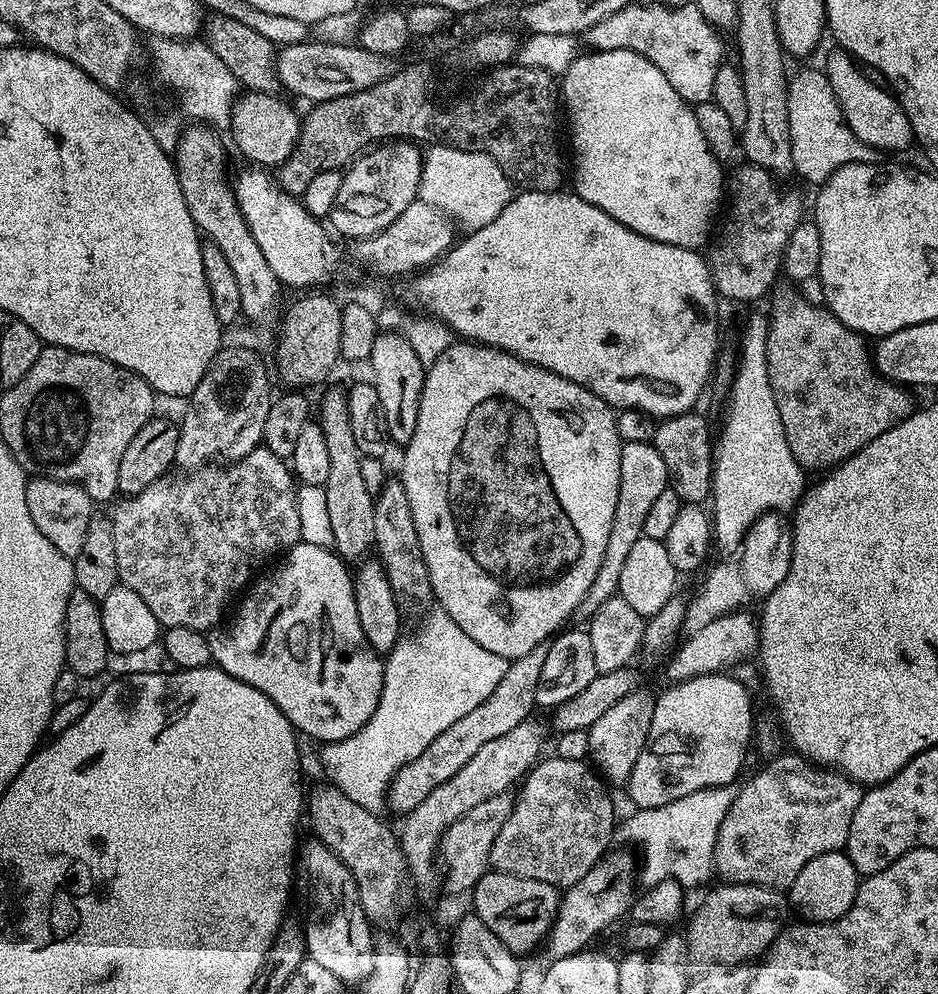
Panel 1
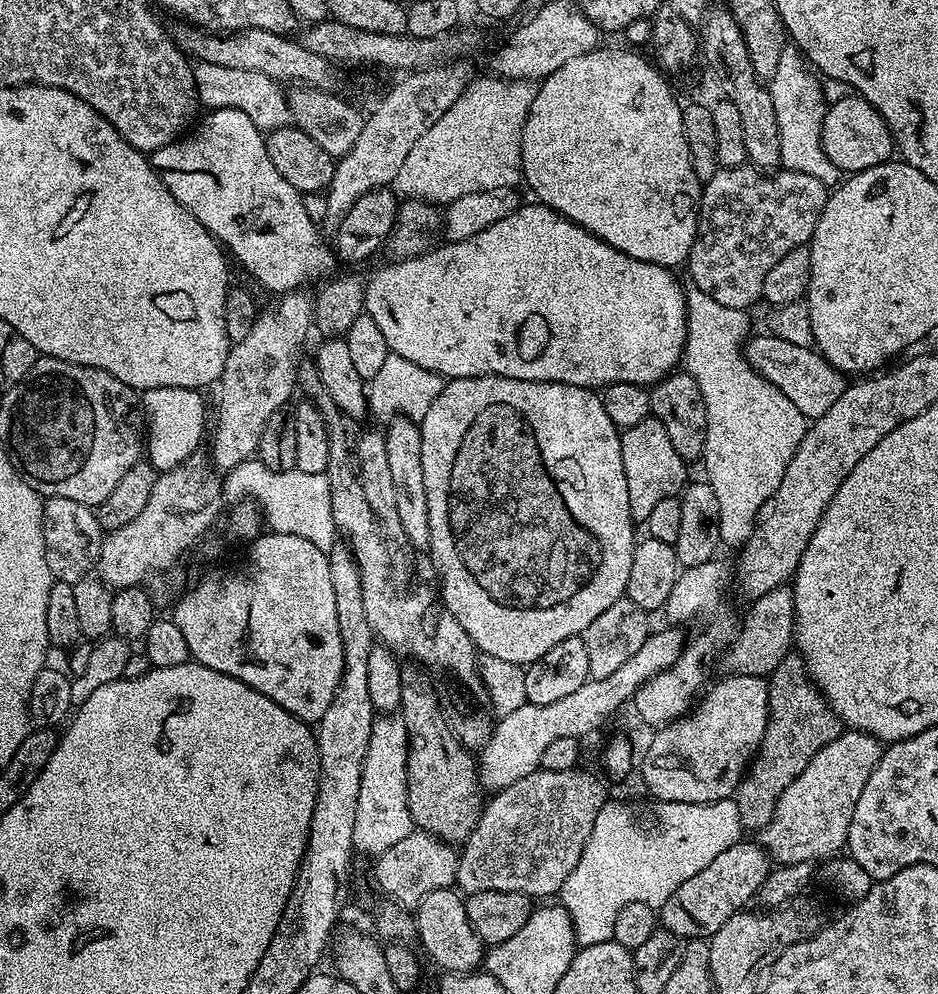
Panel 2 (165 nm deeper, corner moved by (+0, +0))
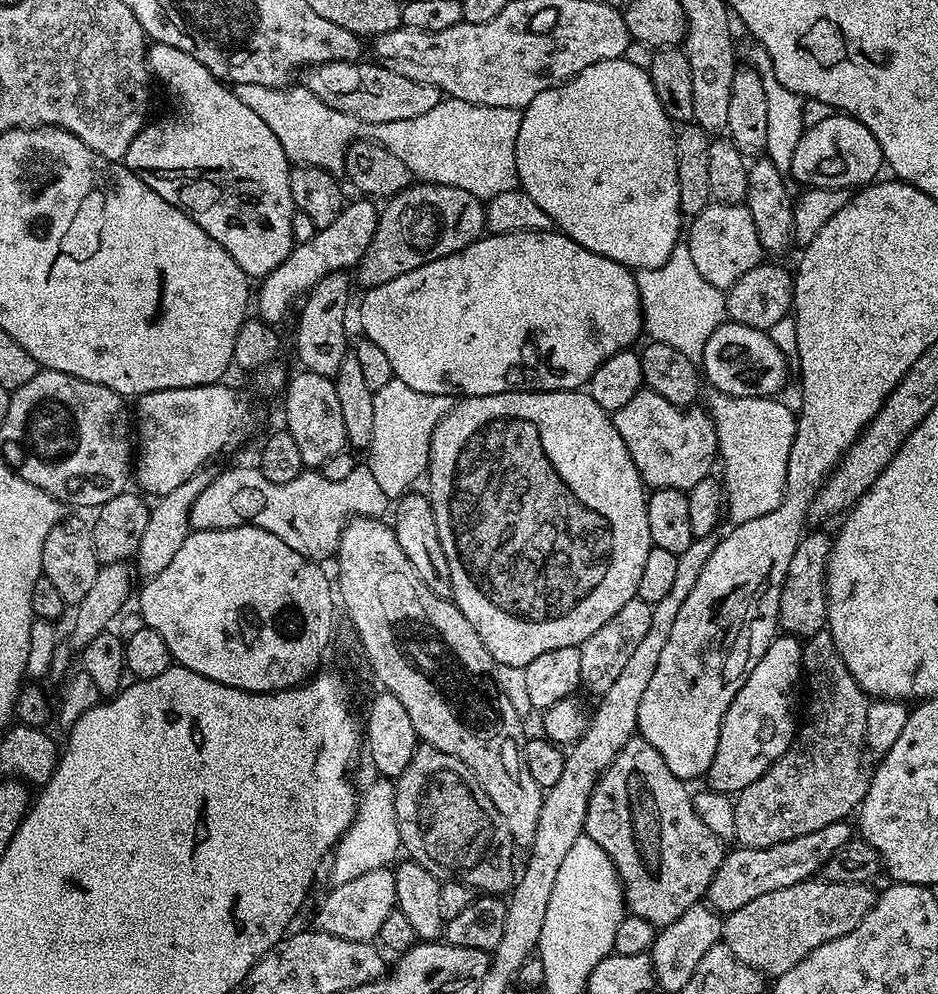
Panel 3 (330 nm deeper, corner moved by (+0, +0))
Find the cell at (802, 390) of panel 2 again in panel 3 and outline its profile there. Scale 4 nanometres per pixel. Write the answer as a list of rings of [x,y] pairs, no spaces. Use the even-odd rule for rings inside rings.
[[[726,320],[706,340],[700,369],[711,389],[732,397],[775,397],[785,386],[790,363],[765,329]]]

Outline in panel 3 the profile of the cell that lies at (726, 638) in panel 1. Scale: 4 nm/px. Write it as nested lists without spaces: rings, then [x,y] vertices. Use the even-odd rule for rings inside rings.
[[[811,532],[800,537],[798,550],[794,550],[794,558],[790,558],[790,570],[786,570],[786,582],[782,586],[780,599],[779,627],[787,635],[801,638],[825,631],[828,623],[826,574],[832,540],[824,532]]]

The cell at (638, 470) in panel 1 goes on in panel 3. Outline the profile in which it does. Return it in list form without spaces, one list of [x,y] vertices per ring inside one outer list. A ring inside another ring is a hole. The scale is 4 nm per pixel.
[[[645,386],[622,410],[611,413],[611,418],[614,430],[622,434],[622,442],[626,442],[626,450],[649,489],[687,490],[713,475],[712,463],[715,465],[718,460],[716,427],[703,407],[679,408]]]

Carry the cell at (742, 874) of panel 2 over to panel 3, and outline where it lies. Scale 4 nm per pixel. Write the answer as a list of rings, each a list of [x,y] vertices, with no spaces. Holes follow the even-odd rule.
[[[839,820],[814,834],[802,834],[802,838],[790,838],[790,842],[778,842],[778,846],[765,848],[746,848],[736,846],[724,857],[718,874],[710,882],[706,893],[707,903],[717,912],[727,914],[754,902],[761,894],[770,894],[770,890],[782,890],[786,886],[798,886],[798,882],[811,880],[820,874],[830,859],[834,858],[842,846],[853,839],[854,828],[851,823]]]

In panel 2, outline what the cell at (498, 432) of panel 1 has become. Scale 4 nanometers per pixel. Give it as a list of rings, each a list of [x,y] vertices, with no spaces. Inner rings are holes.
[[[471,376],[470,378],[458,378],[457,380],[449,379],[445,383],[442,394],[438,394],[438,398],[434,398],[434,406],[430,406],[430,410],[426,410],[423,420],[418,424],[420,437],[422,438],[422,479],[426,482],[426,510],[430,518],[430,542],[428,548],[432,552],[432,560],[436,563],[436,572],[440,575],[439,595],[442,597],[444,607],[450,610],[450,614],[454,614],[454,618],[458,618],[458,622],[462,626],[462,630],[466,630],[466,634],[470,634],[473,644],[485,656],[493,656],[494,658],[502,658],[502,662],[514,662],[521,666],[532,664],[538,658],[542,658],[542,654],[546,654],[546,650],[550,650],[554,646],[558,646],[558,642],[562,642],[571,636],[580,636],[590,626],[590,622],[594,622],[594,618],[598,618],[598,614],[602,614],[602,610],[610,610],[610,606],[614,606],[614,602],[618,602],[628,590],[628,579],[630,578],[630,562],[634,558],[634,550],[638,543],[638,535],[632,527],[634,521],[630,514],[630,494],[626,490],[626,474],[622,466],[622,446],[620,445],[620,432],[614,426],[614,422],[610,422],[610,417],[606,415],[606,406],[603,399],[591,388],[579,388],[573,384],[551,384],[550,382],[538,382],[537,380],[519,380],[518,378],[506,378],[505,376]]]

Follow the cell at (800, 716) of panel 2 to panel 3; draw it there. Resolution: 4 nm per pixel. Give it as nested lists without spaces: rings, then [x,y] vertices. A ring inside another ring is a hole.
[[[822,631],[813,636],[807,637],[803,641],[804,649],[802,650],[802,662],[804,670],[803,679],[806,681],[806,692],[808,688],[808,713],[803,713],[802,723],[799,725],[796,733],[796,739],[792,745],[786,750],[786,754],[782,754],[782,758],[778,758],[778,762],[774,762],[762,774],[762,778],[758,778],[754,782],[750,782],[750,786],[746,786],[735,797],[734,800],[734,830],[736,831],[736,840],[746,848],[765,848],[766,846],[778,846],[778,842],[790,842],[790,838],[802,838],[802,834],[814,834],[814,830],[822,830],[822,826],[830,826],[839,820],[847,821],[848,815],[855,813],[859,809],[860,803],[864,800],[864,795],[868,789],[870,779],[869,769],[864,769],[864,756],[866,757],[866,745],[864,743],[864,735],[866,734],[866,718],[868,717],[868,706],[870,697],[868,693],[862,690],[862,686],[858,686],[858,682],[854,682],[854,674],[850,674],[850,670],[846,670],[846,662],[842,662],[842,658],[838,654],[838,646],[834,646],[834,638],[829,632]]]

